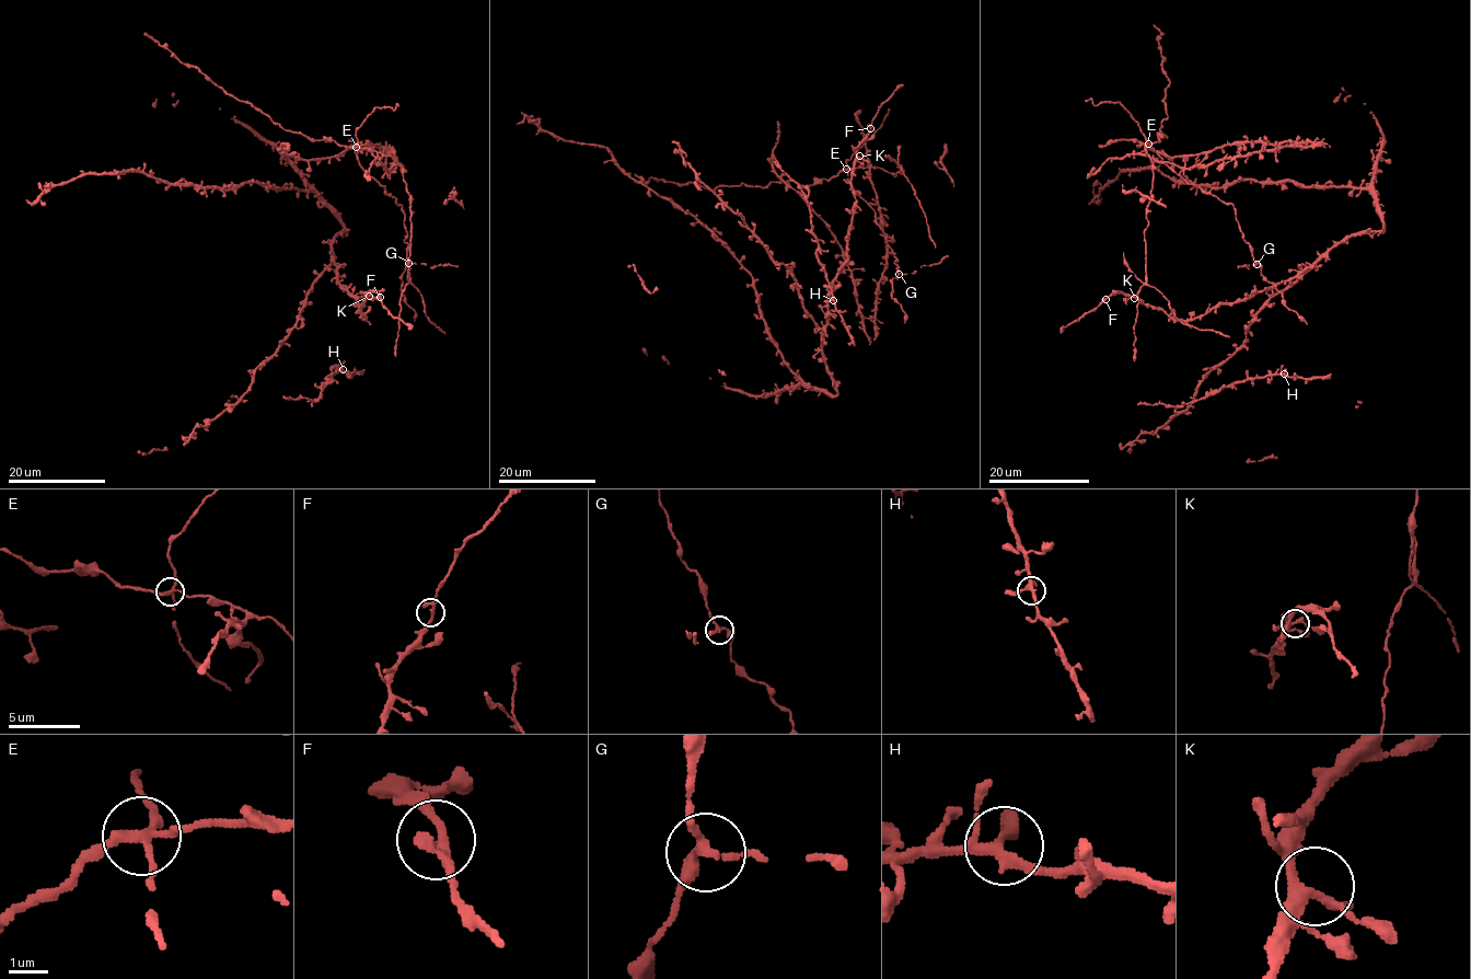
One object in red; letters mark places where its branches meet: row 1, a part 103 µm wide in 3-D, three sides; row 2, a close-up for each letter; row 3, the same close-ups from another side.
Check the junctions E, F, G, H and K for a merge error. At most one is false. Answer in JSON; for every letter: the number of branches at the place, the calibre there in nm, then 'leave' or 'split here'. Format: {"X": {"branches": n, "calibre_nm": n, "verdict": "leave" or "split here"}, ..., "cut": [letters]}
{"E": {"branches": 4, "calibre_nm": 200, "verdict": "split here"}, "F": {"branches": 3, "calibre_nm": 190, "verdict": "leave"}, "G": {"branches": 3, "calibre_nm": 180, "verdict": "leave"}, "H": {"branches": 4, "calibre_nm": 280, "verdict": "leave"}, "K": {"branches": 4, "calibre_nm": 280, "verdict": "leave"}, "cut": ["E"]}

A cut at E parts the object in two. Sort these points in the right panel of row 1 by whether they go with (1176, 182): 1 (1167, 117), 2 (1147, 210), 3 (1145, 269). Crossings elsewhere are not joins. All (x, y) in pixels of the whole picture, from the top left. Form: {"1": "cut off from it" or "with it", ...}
{"1": "cut off from it", "2": "cut off from it", "3": "cut off from it"}

